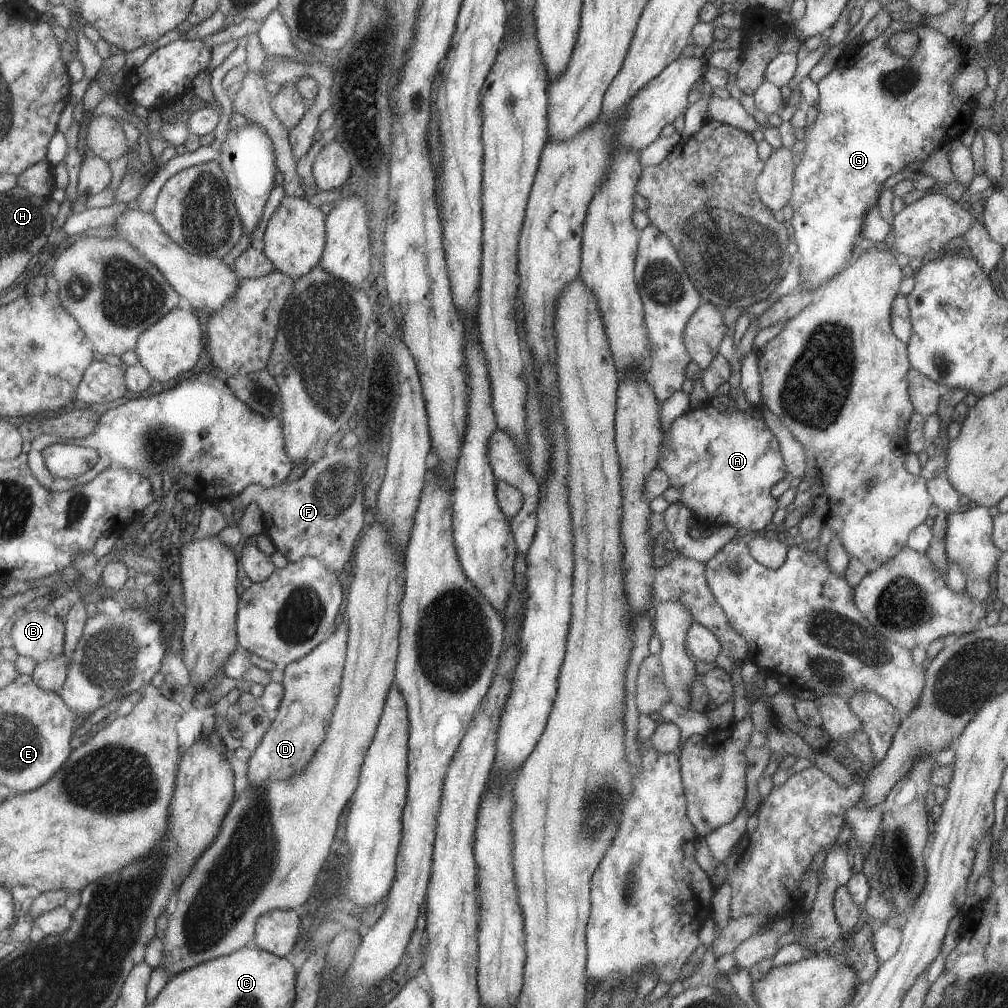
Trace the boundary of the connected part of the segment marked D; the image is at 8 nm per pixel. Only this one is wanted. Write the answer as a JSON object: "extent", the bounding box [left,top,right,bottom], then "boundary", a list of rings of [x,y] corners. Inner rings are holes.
{"extent":[245,624,347,786],"boundary":[[[341,624],[329,638],[319,642],[306,656],[288,663],[284,668],[284,694],[277,708],[277,715],[272,719],[267,732],[263,734],[259,746],[251,753],[247,760],[245,780],[253,786],[269,784],[273,780],[287,780],[299,774],[313,752],[323,742],[329,726],[329,718],[333,714],[335,702],[339,695],[339,684],[342,678],[347,647],[347,624]]]}

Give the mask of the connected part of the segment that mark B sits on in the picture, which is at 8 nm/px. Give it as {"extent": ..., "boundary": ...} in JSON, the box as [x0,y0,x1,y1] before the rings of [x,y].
{"extent":[8,607,64,663],"boundary":[[[19,607],[8,629],[17,656],[39,663],[63,653],[64,624],[43,609],[30,611]]]}

